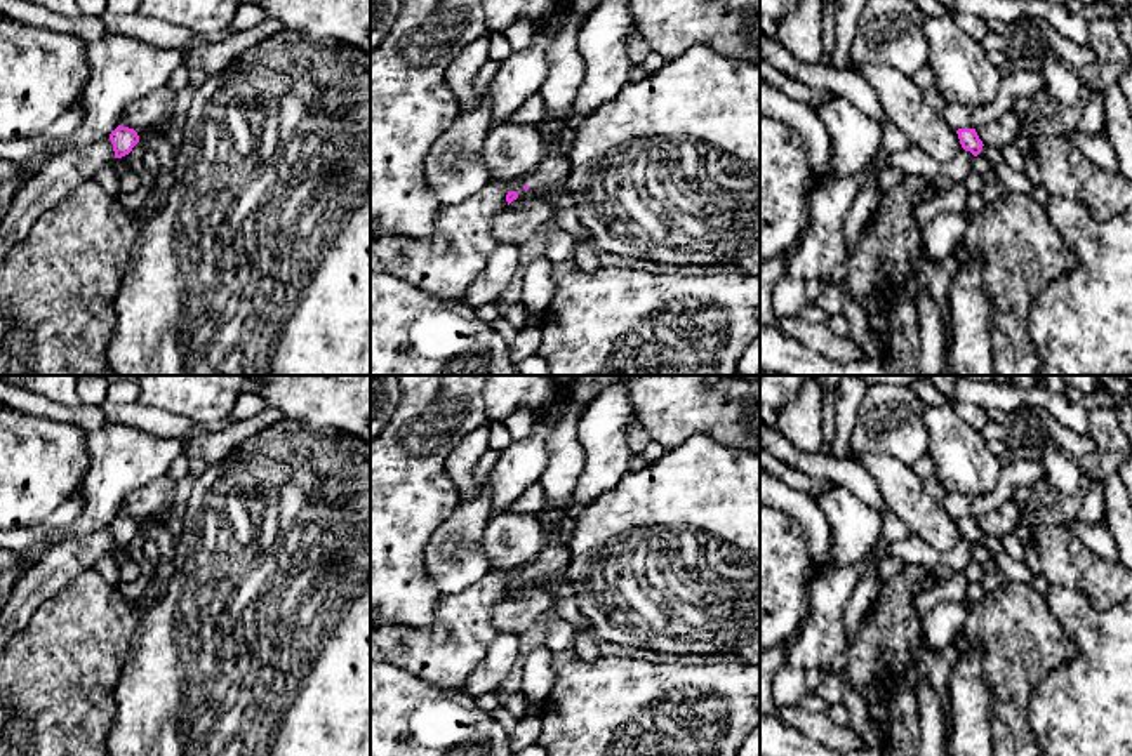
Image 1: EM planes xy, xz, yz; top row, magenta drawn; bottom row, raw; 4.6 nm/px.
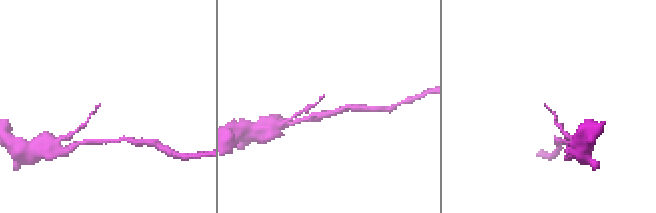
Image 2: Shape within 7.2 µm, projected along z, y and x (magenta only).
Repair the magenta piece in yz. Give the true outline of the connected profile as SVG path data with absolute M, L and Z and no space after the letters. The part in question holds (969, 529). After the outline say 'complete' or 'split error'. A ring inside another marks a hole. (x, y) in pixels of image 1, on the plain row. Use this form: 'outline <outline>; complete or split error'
outline M958 518L956 523L965 540L970 540L974 546L981 542L984 534L979 528L976 518Z; complete

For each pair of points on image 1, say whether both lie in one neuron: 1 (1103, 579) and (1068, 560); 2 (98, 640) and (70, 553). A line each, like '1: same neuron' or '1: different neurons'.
1: same neuron
2: different neurons

